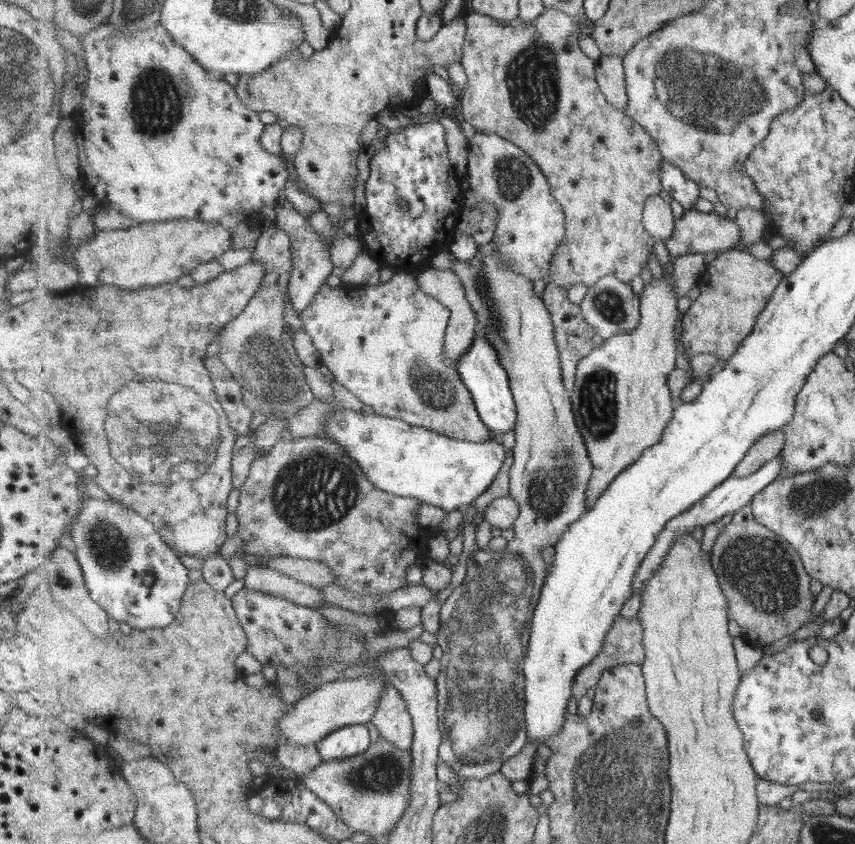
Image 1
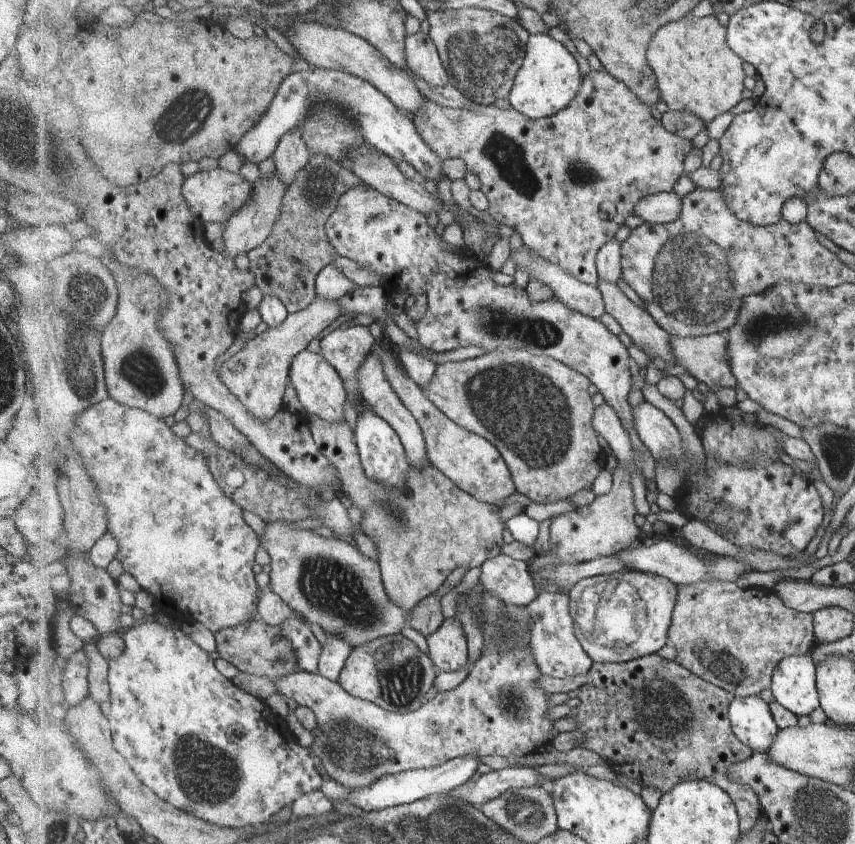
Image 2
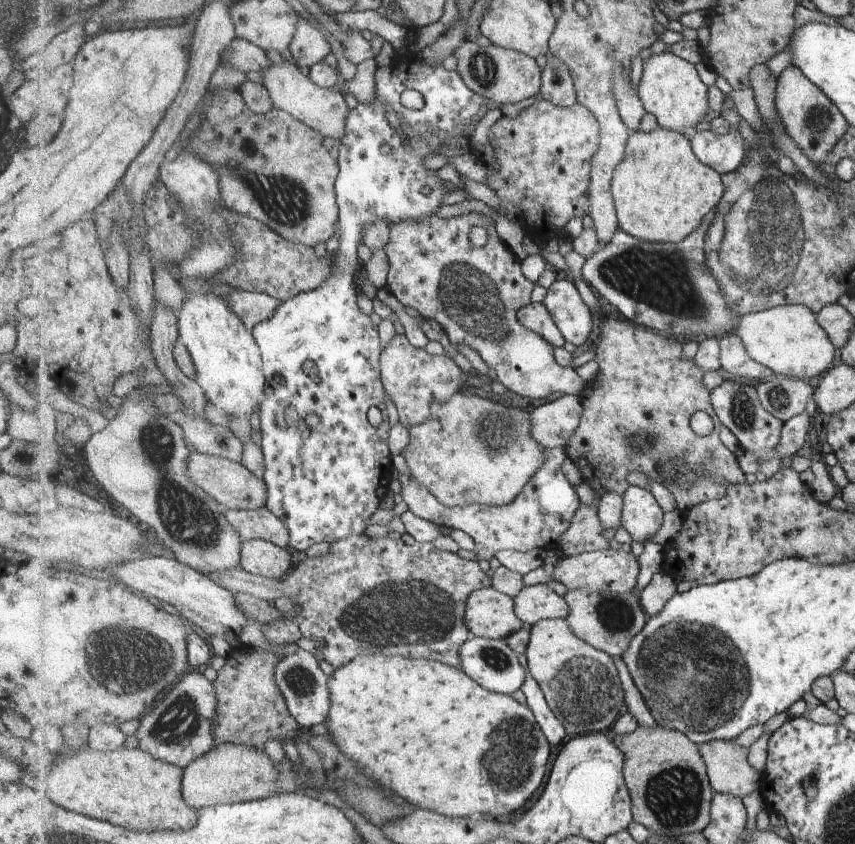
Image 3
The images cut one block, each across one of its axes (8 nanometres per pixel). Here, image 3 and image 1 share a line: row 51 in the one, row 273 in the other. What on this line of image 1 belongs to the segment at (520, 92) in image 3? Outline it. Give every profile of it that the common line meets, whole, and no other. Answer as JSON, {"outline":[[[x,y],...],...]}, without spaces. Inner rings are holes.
{"outline":[[[490,241],[483,247],[478,247],[476,256],[469,261],[459,261],[455,259],[452,268],[461,279],[463,279],[463,285],[465,285],[465,291],[467,291],[467,298],[473,309],[477,311],[477,320],[479,324],[478,330],[485,333],[489,337],[489,341],[493,343],[493,347],[497,349],[499,353],[499,359],[503,363],[503,367],[507,369],[509,373],[509,380],[516,400],[516,406],[518,407],[518,420],[515,429],[516,441],[513,447],[511,458],[514,463],[511,466],[511,484],[510,484],[510,496],[513,497],[519,506],[521,506],[521,515],[519,519],[515,521],[513,531],[515,536],[511,542],[508,542],[507,547],[500,551],[489,550],[477,550],[473,552],[467,560],[467,570],[465,580],[459,588],[445,600],[443,604],[443,610],[441,611],[441,628],[437,633],[437,640],[439,645],[443,649],[439,678],[436,679],[437,688],[439,689],[439,713],[440,713],[440,725],[442,726],[443,742],[440,746],[440,760],[446,763],[455,771],[459,771],[464,776],[464,782],[469,779],[477,778],[484,779],[489,775],[495,774],[502,770],[502,766],[505,761],[509,760],[512,756],[519,754],[527,743],[527,722],[526,722],[526,679],[524,674],[525,659],[528,656],[530,649],[530,637],[532,630],[532,620],[536,610],[537,604],[540,602],[540,595],[545,584],[545,578],[547,578],[547,561],[543,558],[543,550],[547,546],[555,547],[555,544],[559,544],[564,538],[567,530],[584,516],[588,512],[587,500],[589,483],[591,483],[591,477],[594,470],[592,460],[589,459],[589,448],[585,444],[584,437],[581,435],[579,428],[576,424],[576,416],[573,414],[571,393],[566,390],[566,386],[563,386],[563,372],[561,372],[561,364],[559,364],[559,350],[557,350],[557,344],[555,344],[555,334],[553,334],[553,318],[547,310],[547,306],[544,302],[544,298],[537,298],[535,294],[535,284],[525,276],[525,274],[519,274],[515,270],[509,268],[507,262],[503,262],[501,258],[501,250],[497,248],[495,242]]]}

